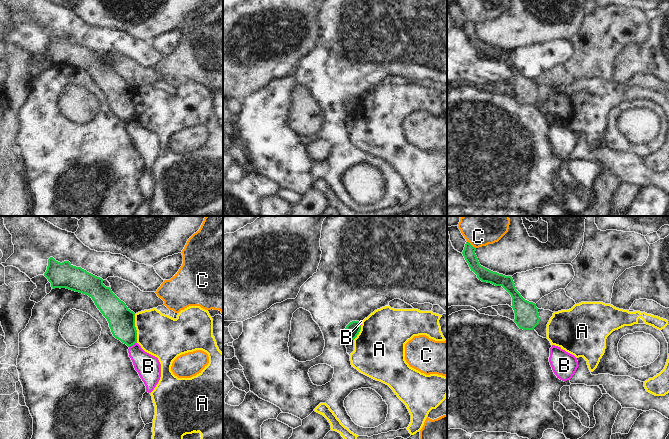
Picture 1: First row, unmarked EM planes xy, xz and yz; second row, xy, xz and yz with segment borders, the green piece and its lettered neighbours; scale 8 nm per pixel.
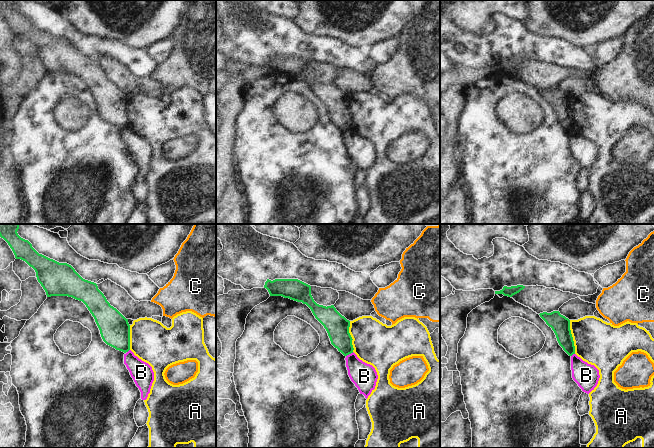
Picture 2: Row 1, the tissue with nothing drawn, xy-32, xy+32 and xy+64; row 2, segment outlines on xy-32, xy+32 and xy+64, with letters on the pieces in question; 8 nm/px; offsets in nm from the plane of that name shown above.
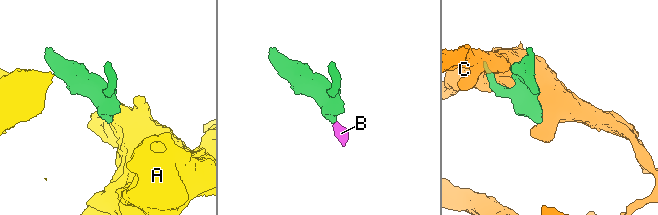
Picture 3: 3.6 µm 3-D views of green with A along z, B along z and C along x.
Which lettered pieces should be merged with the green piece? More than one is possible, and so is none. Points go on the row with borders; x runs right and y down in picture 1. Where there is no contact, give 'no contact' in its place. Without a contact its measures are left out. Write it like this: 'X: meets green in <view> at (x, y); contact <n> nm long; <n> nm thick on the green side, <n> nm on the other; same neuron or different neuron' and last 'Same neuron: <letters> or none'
A: meets green in xy at (135, 328); contact 240 nm long; 220 nm thick on the green side, 340 nm on the other; different neuron
B: meets green in xy at (132, 344); contact 80 nm long; 220 nm thick on the green side, 190 nm on the other; different neuron
C: meets green in yz at (470, 244); contact 90 nm long; 100 nm thick on the green side, 380 nm on the other; different neuron
Same neuron: none

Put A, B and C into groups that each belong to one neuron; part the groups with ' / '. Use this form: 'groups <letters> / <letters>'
groups A / B / C

